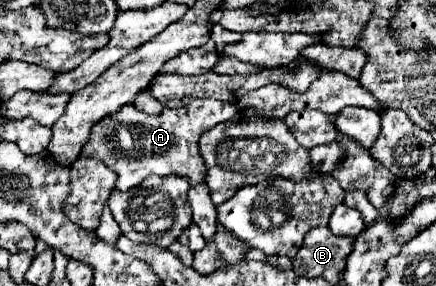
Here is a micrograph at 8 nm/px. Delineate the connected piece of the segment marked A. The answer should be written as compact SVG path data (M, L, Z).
M196 98L182 108L162 108L160 114L136 112L132 114L132 120L116 120L114 112L92 126L90 138L84 144L80 158L98 158L112 172L116 172L118 190L130 190L152 174L184 176L190 180L190 186L194 186L204 182L204 160L198 152L198 140L202 132L216 126L218 122L230 120L236 112L238 108L234 104L214 98Z

